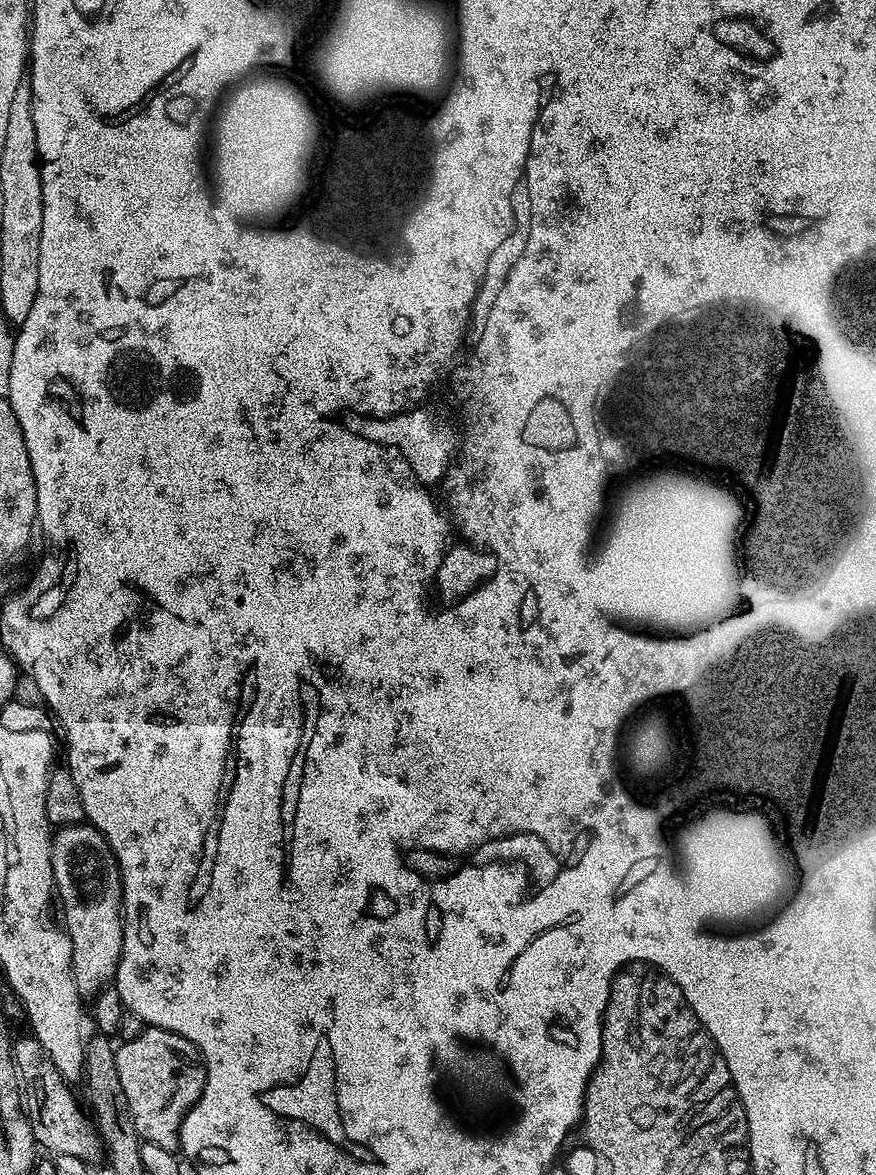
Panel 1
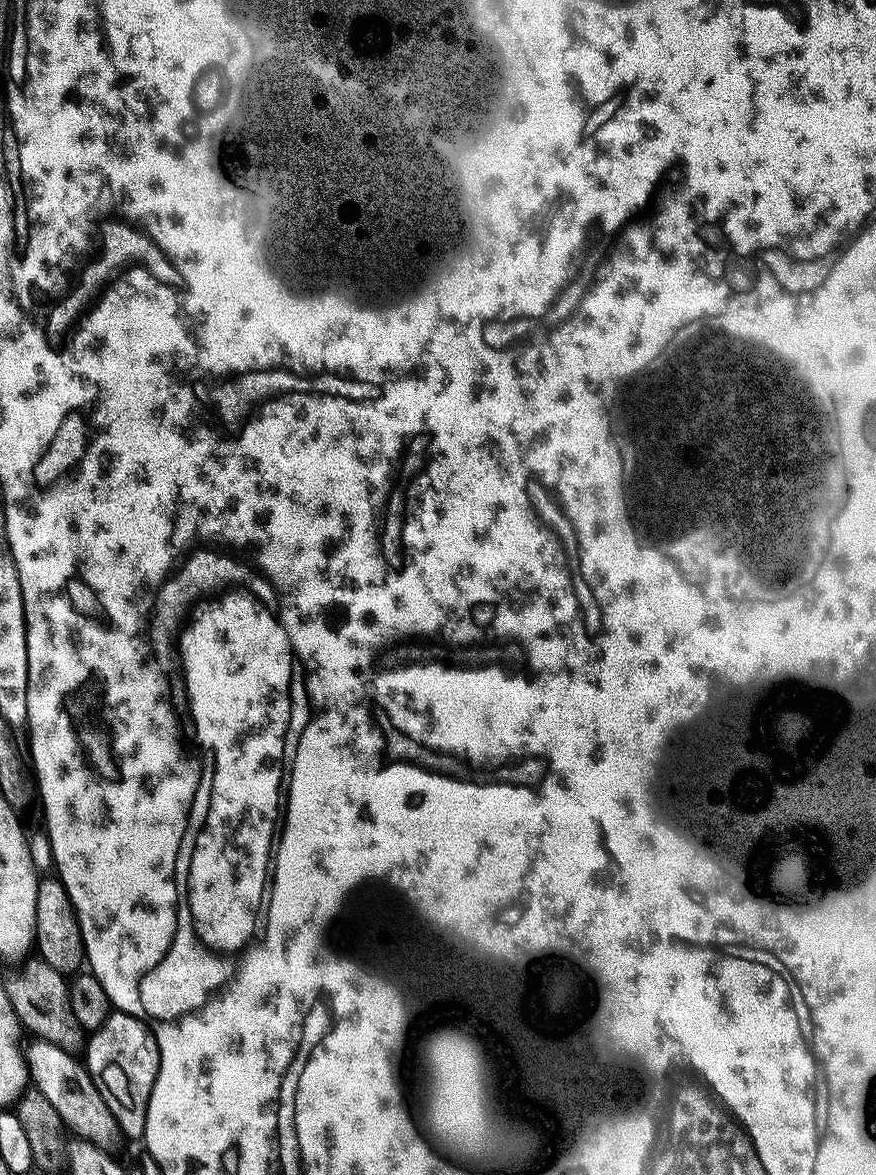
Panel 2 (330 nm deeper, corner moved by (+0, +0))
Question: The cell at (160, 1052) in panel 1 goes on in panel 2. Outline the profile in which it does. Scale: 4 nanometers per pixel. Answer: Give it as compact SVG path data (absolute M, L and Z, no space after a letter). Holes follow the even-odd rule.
M113 1010L108 1013L103 1026L87 1037L87 1052L86 1067L94 1086L98 1086L98 1094L102 1094L102 1102L110 1106L117 1129L130 1139L139 1141L146 1130L150 1094L160 1065L160 1051L151 1027L139 1016Z

